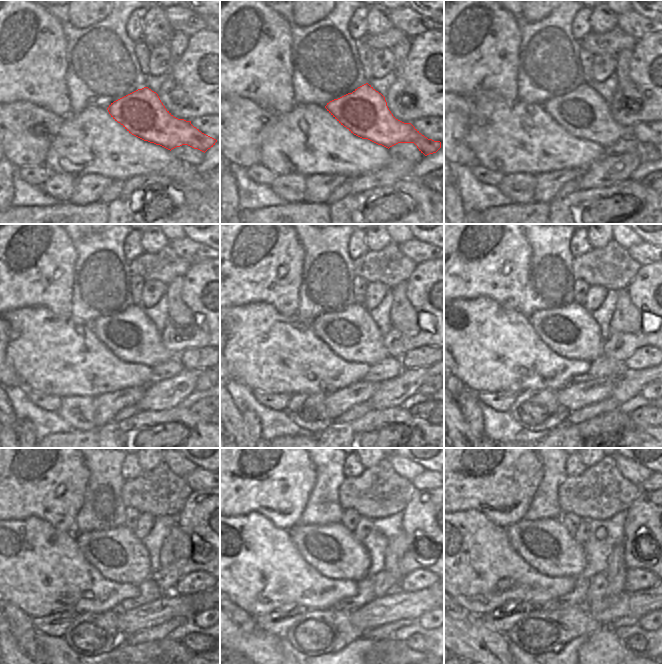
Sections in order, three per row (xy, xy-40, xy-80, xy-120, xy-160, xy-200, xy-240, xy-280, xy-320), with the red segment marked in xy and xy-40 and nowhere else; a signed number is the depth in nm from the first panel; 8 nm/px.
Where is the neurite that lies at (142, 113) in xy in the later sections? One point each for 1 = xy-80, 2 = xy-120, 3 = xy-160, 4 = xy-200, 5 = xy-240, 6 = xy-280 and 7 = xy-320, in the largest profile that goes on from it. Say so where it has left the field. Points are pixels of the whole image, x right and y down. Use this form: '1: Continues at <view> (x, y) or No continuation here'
1: Continues at xy-80 (583, 113)
2: Continues at xy-120 (131, 336)
3: Continues at xy-160 (351, 334)
4: Continues at xy-200 (571, 331)
5: Continues at xy-240 (118, 554)
6: Continues at xy-280 (333, 550)
7: Continues at xy-320 (545, 544).

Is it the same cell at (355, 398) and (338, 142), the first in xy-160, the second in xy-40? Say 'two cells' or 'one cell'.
two cells

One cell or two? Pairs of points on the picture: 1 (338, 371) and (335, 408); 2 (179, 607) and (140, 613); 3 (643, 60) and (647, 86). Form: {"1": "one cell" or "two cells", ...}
{"1": "two cells", "2": "one cell", "3": "one cell"}

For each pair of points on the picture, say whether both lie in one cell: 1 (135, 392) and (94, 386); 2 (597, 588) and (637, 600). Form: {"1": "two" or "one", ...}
{"1": "two", "2": "two"}

